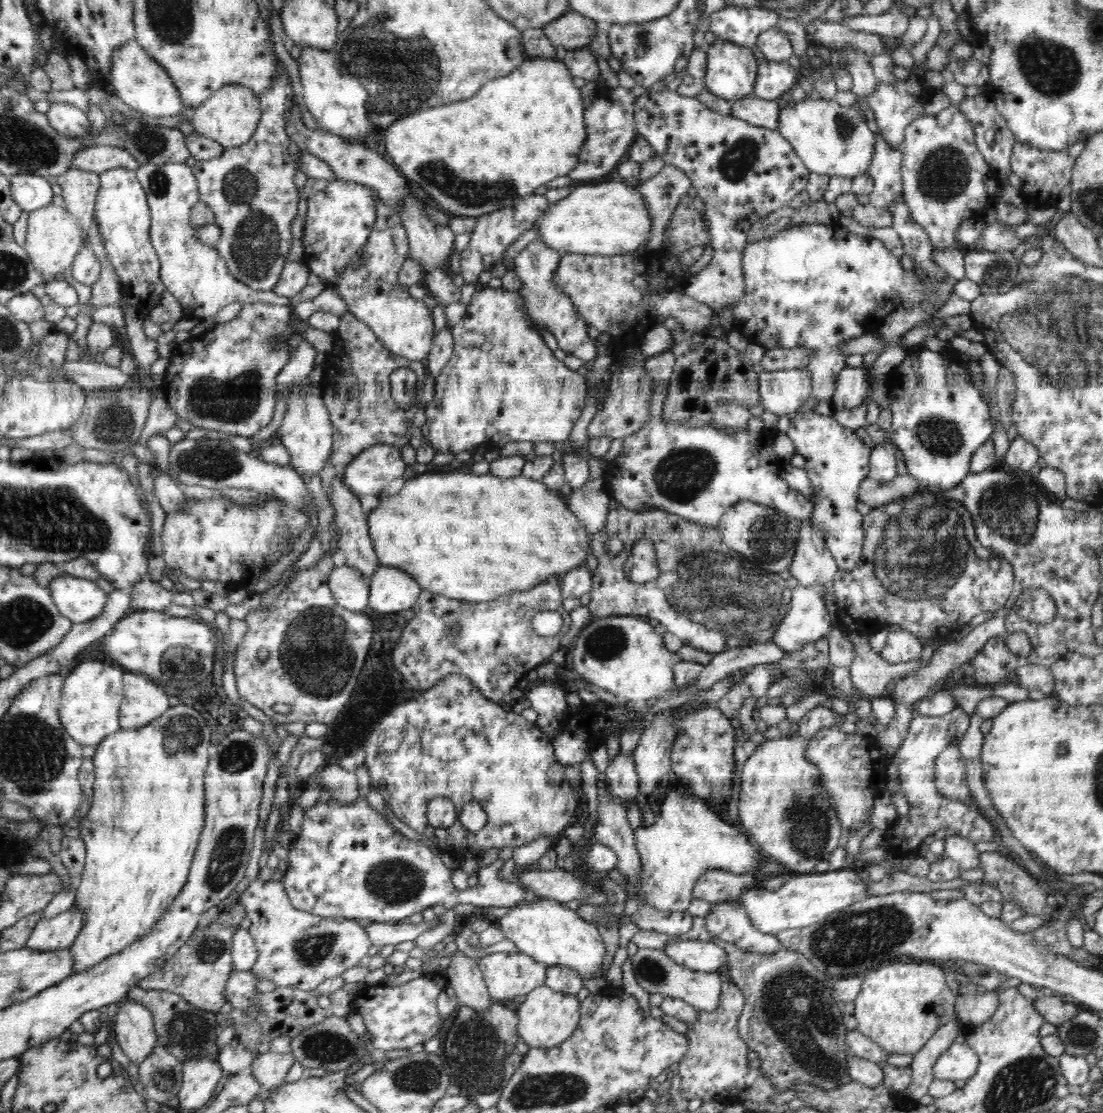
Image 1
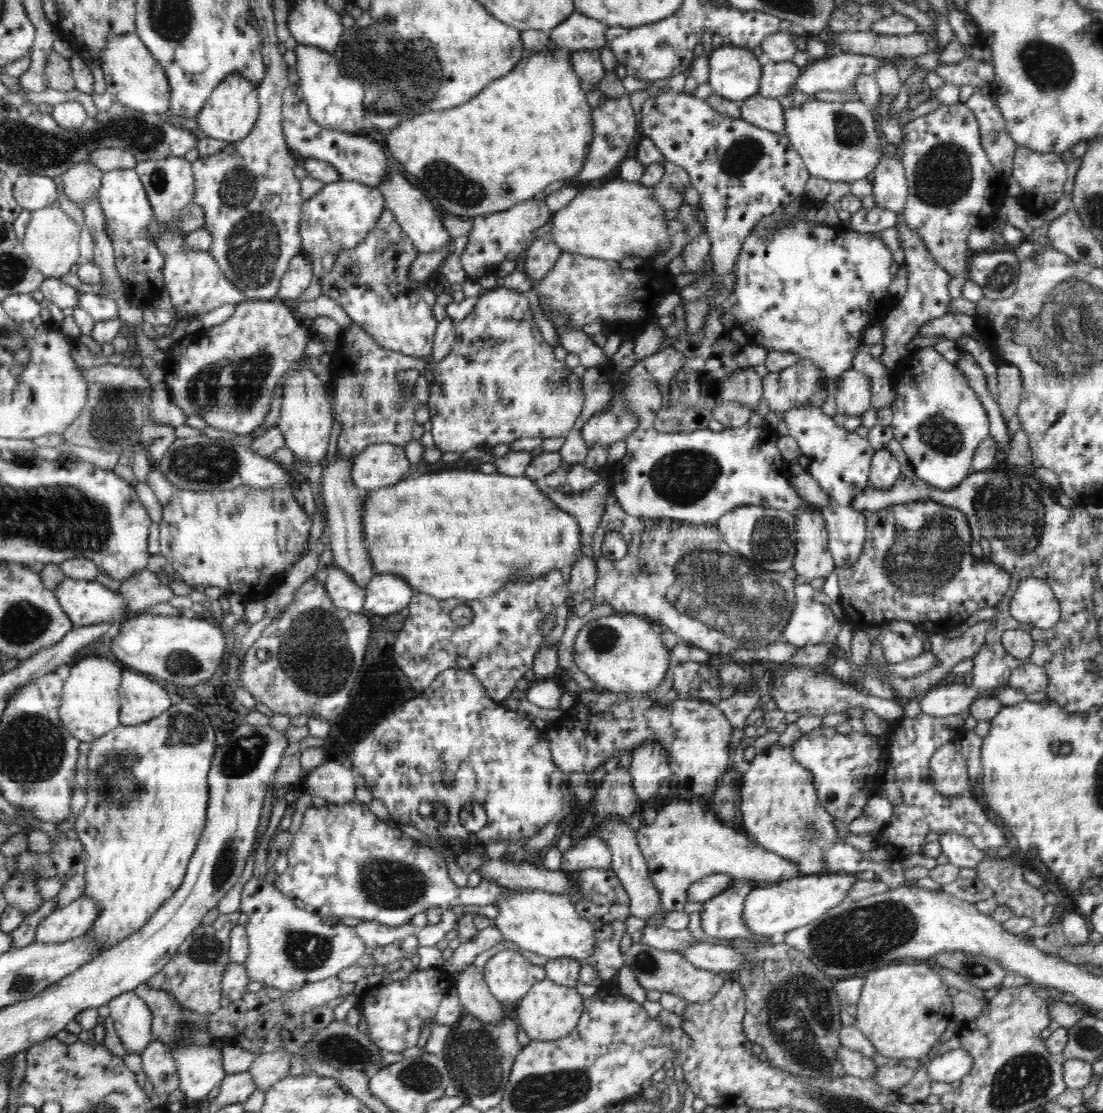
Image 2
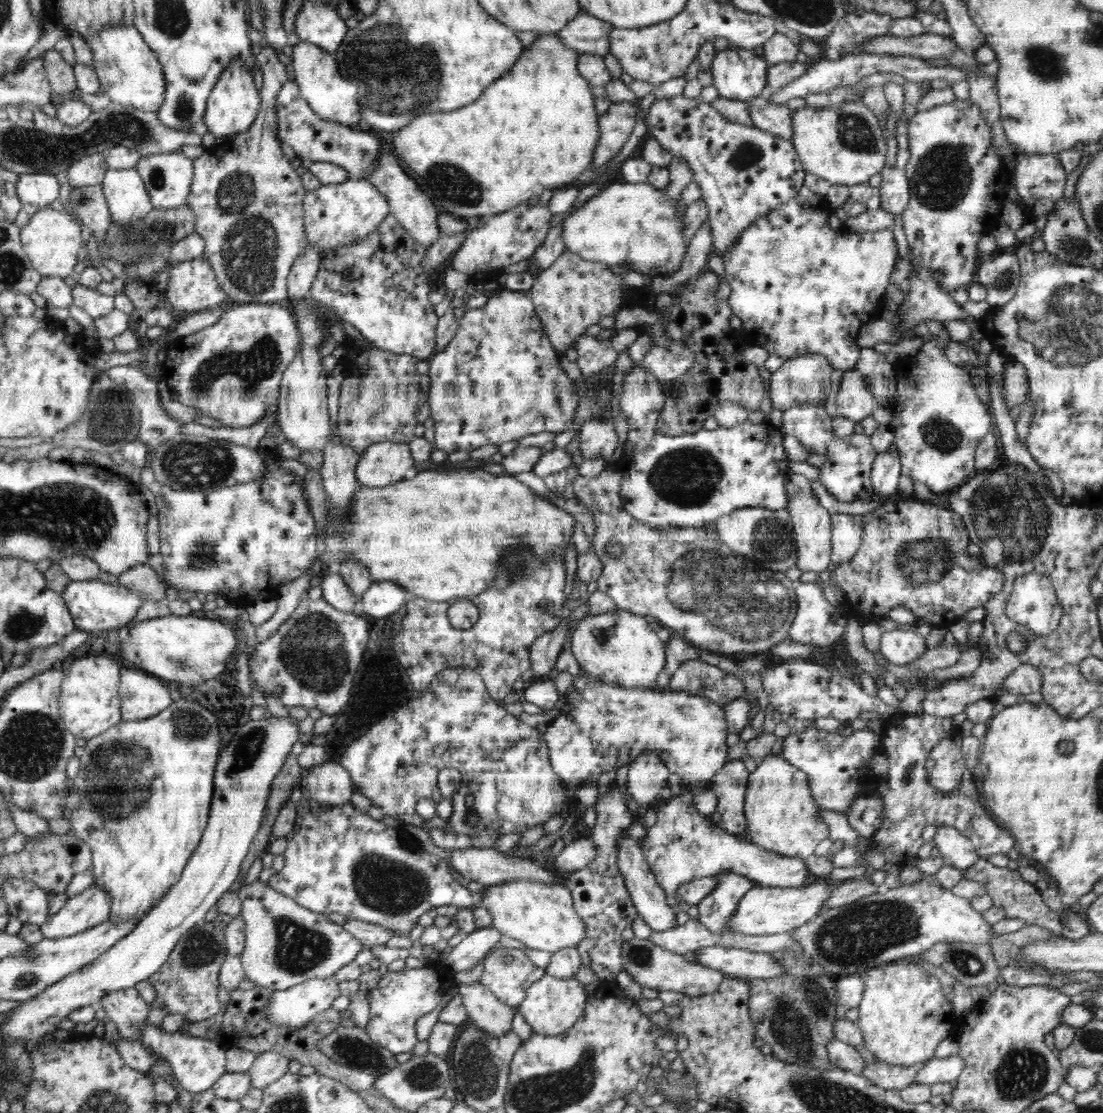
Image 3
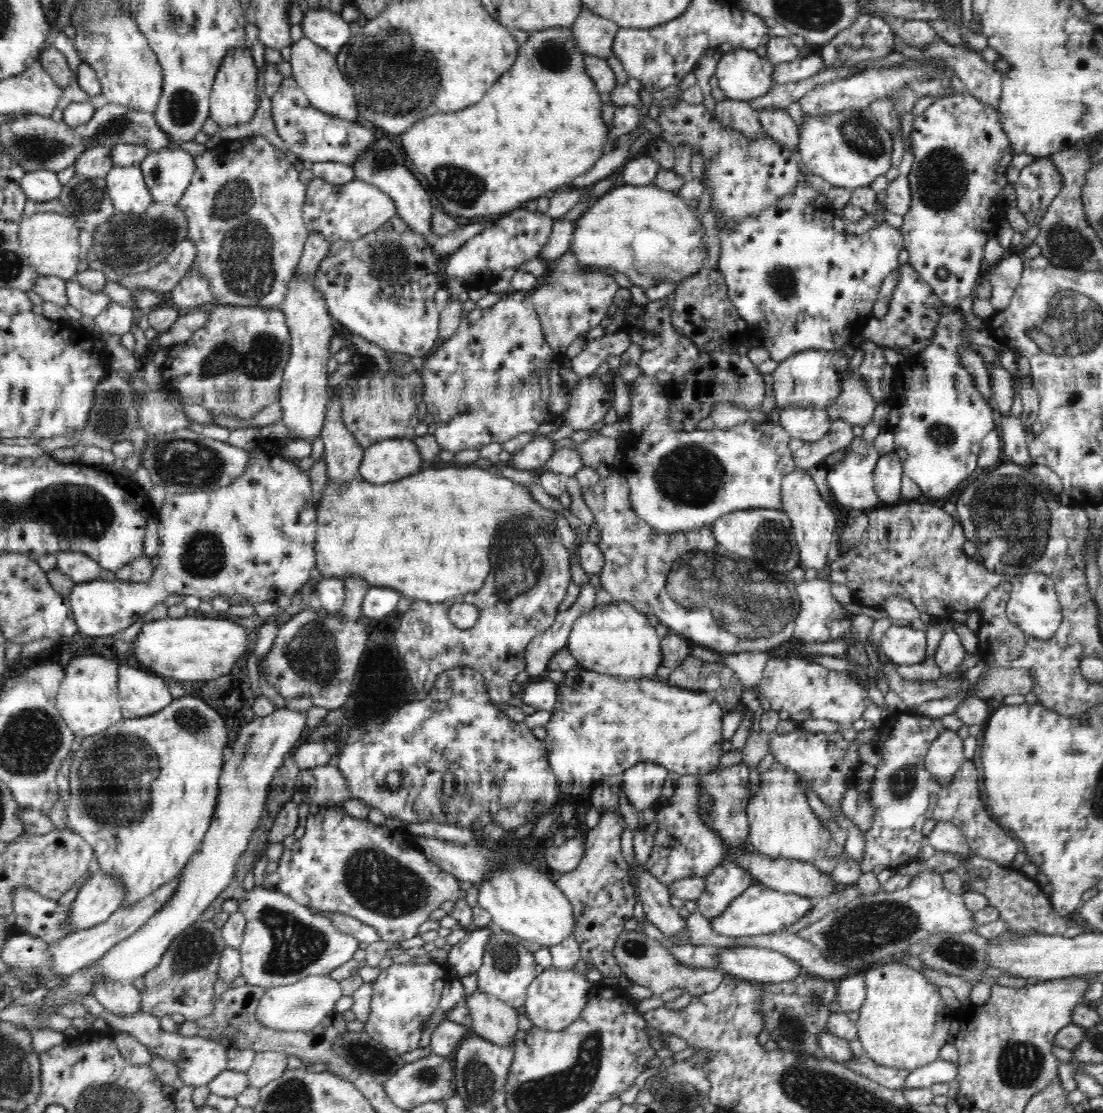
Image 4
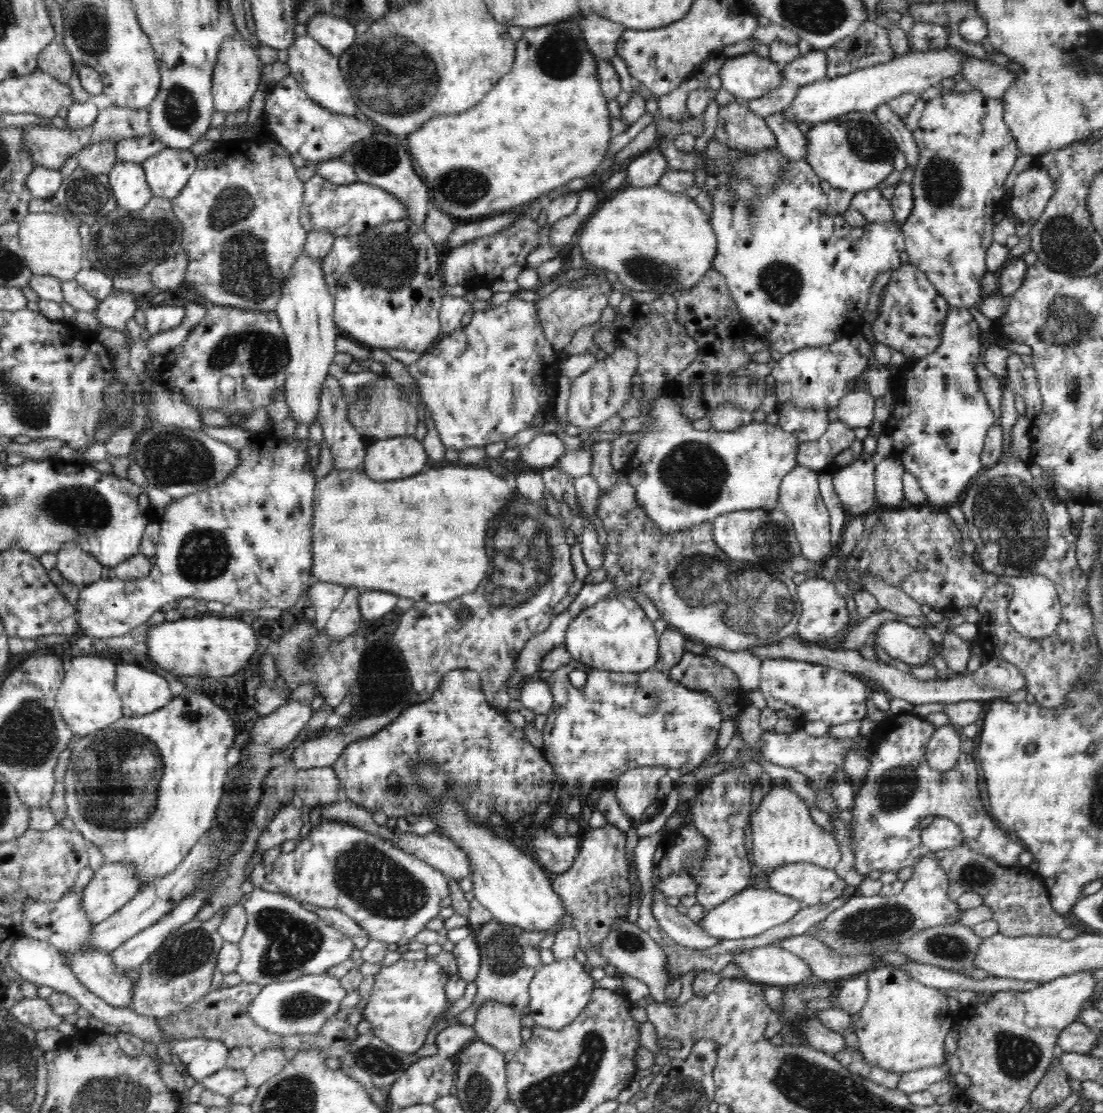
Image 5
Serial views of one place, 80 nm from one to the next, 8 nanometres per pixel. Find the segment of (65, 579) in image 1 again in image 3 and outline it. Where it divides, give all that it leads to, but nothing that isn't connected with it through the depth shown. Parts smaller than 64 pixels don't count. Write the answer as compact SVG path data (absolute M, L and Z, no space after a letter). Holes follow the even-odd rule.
M100 578L87 581L71 581L61 593L66 607L73 616L75 628L97 633L102 630L118 630L136 616L146 601L143 594L132 592L119 583L104 583Z

